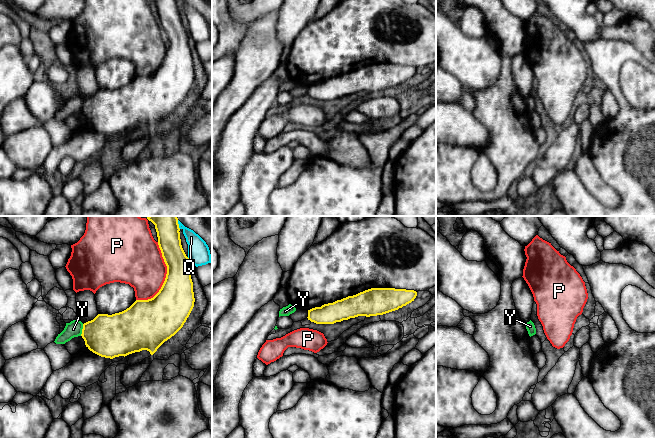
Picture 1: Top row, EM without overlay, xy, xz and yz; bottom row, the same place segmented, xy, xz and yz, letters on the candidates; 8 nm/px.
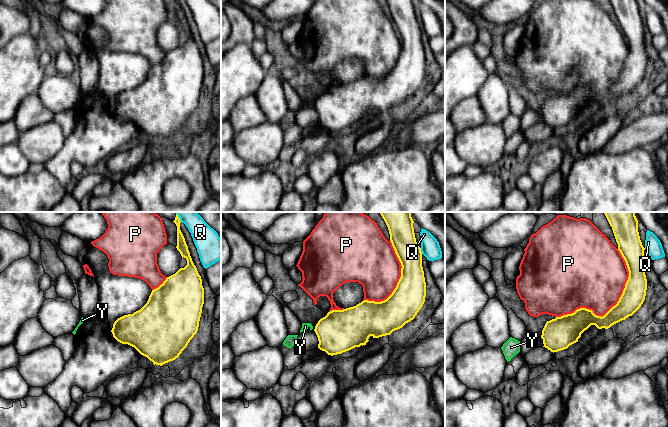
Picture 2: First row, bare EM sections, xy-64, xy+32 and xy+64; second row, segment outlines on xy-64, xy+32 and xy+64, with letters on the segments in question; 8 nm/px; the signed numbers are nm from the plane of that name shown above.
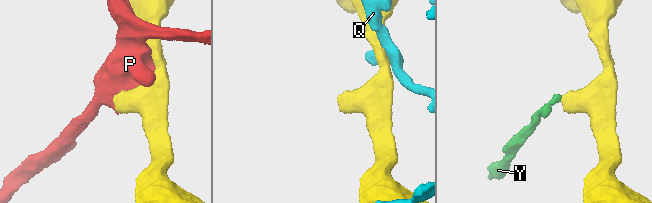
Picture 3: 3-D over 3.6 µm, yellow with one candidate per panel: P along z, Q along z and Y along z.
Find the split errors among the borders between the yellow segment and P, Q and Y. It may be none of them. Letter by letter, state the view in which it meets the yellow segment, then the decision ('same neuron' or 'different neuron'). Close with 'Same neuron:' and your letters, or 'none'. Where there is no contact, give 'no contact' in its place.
P: contact in xy; different neuron
Q: contact in xy; different neuron
Y: contact in xy; different neuron
Same neuron: none

